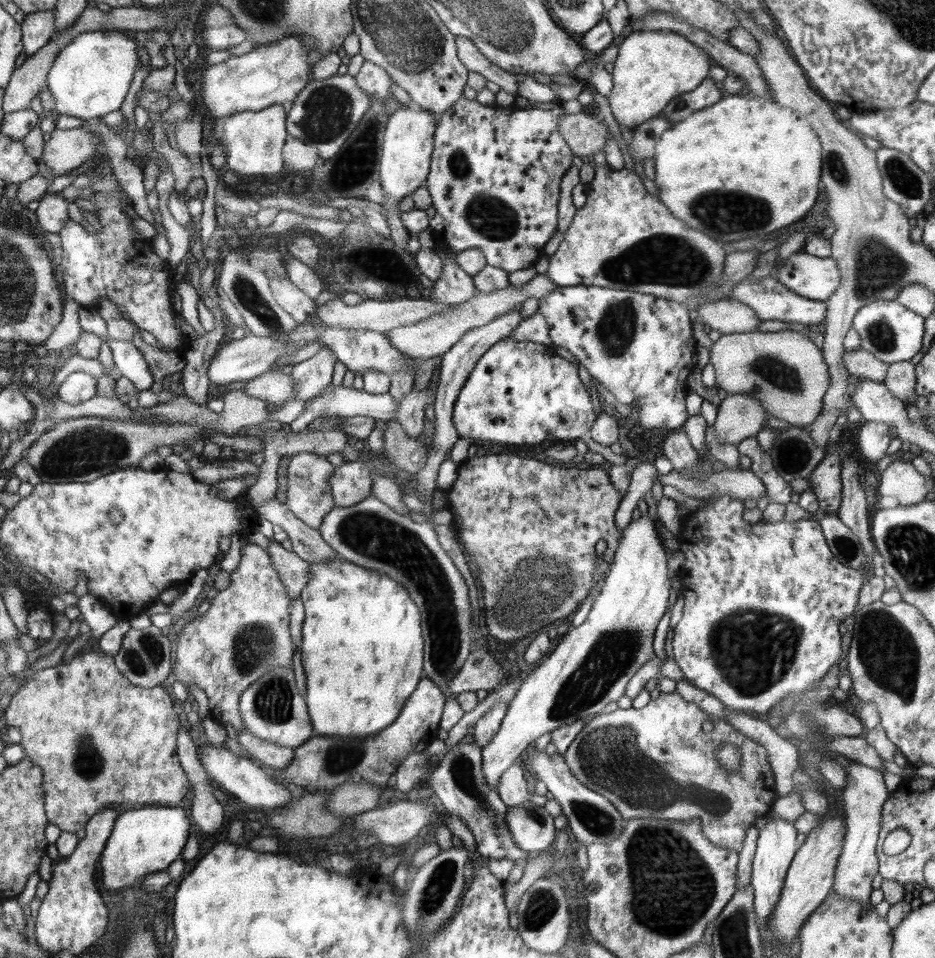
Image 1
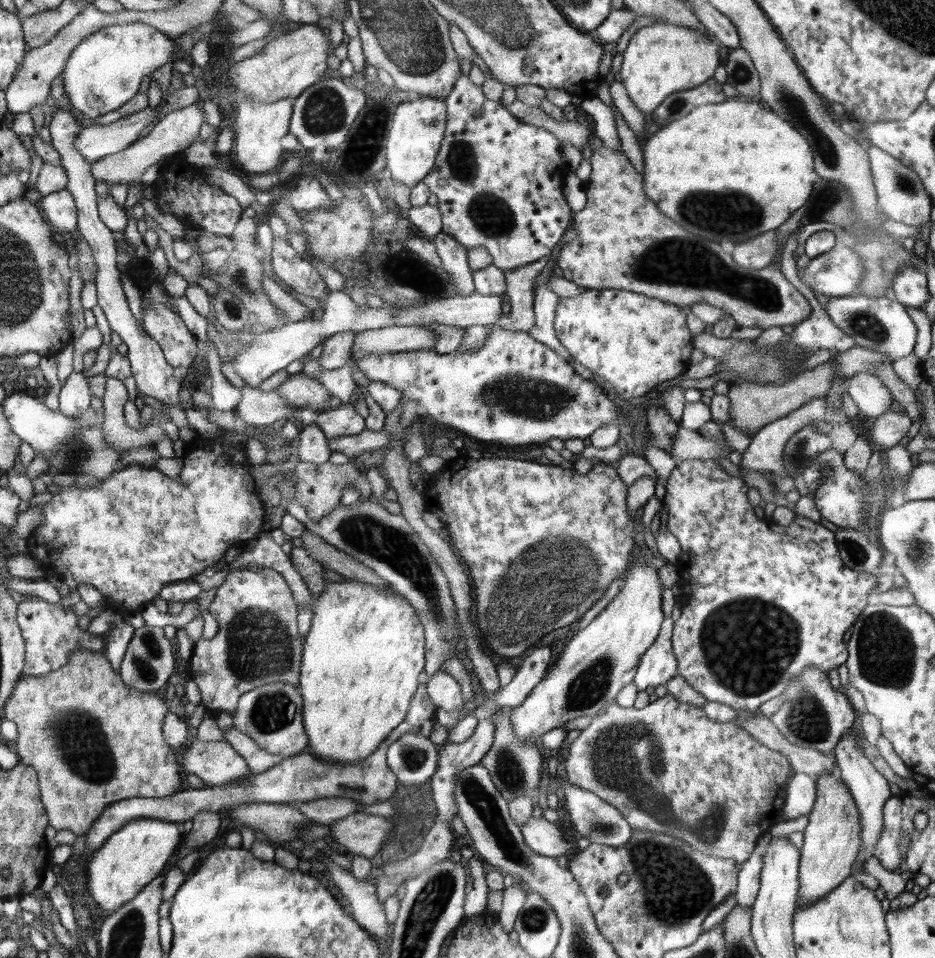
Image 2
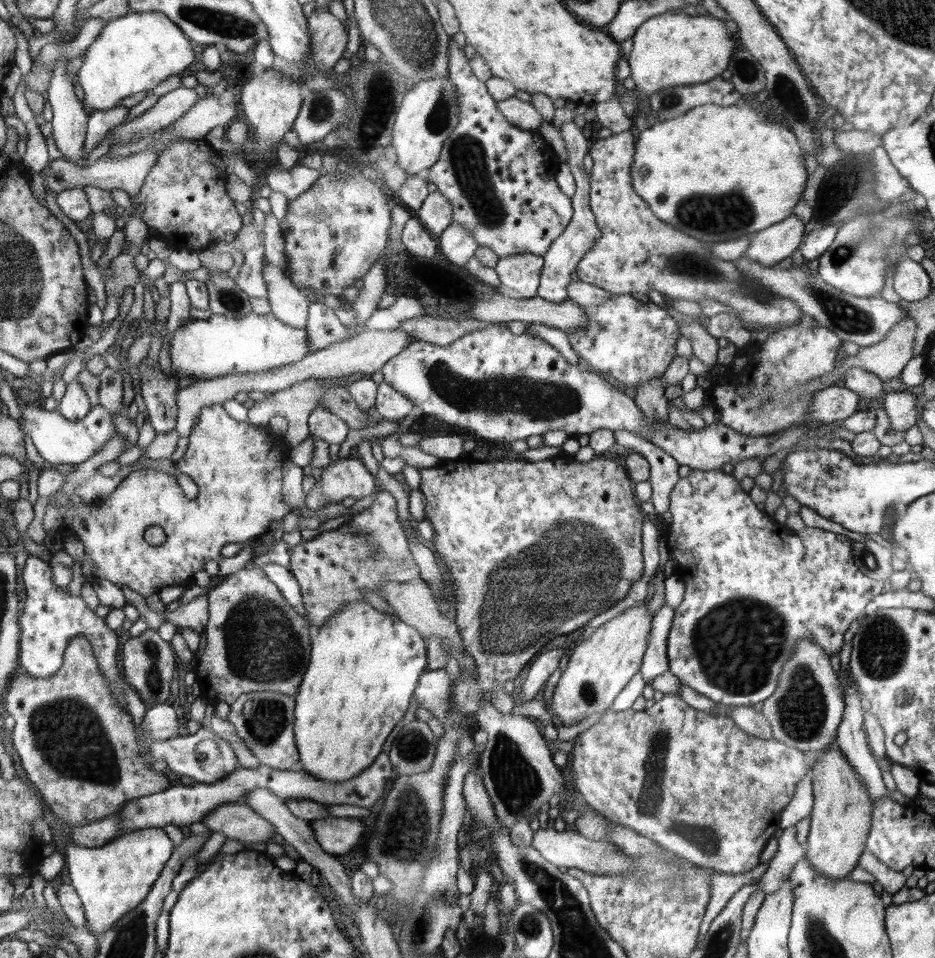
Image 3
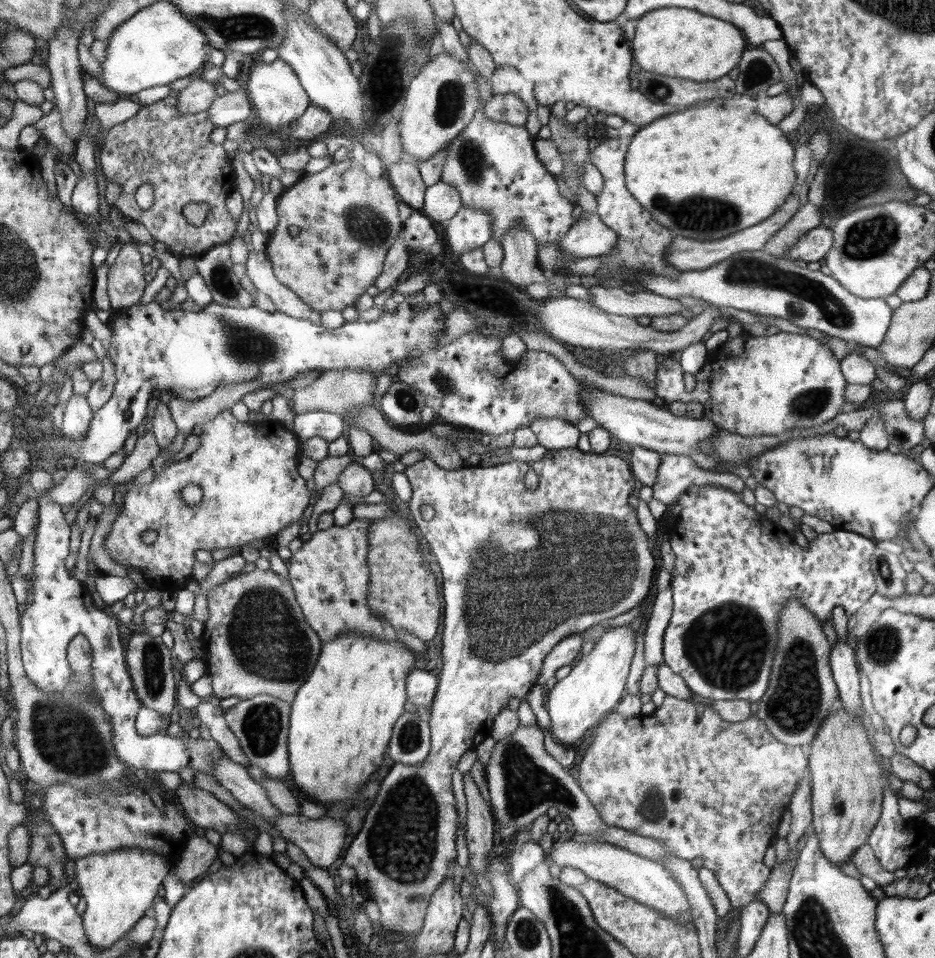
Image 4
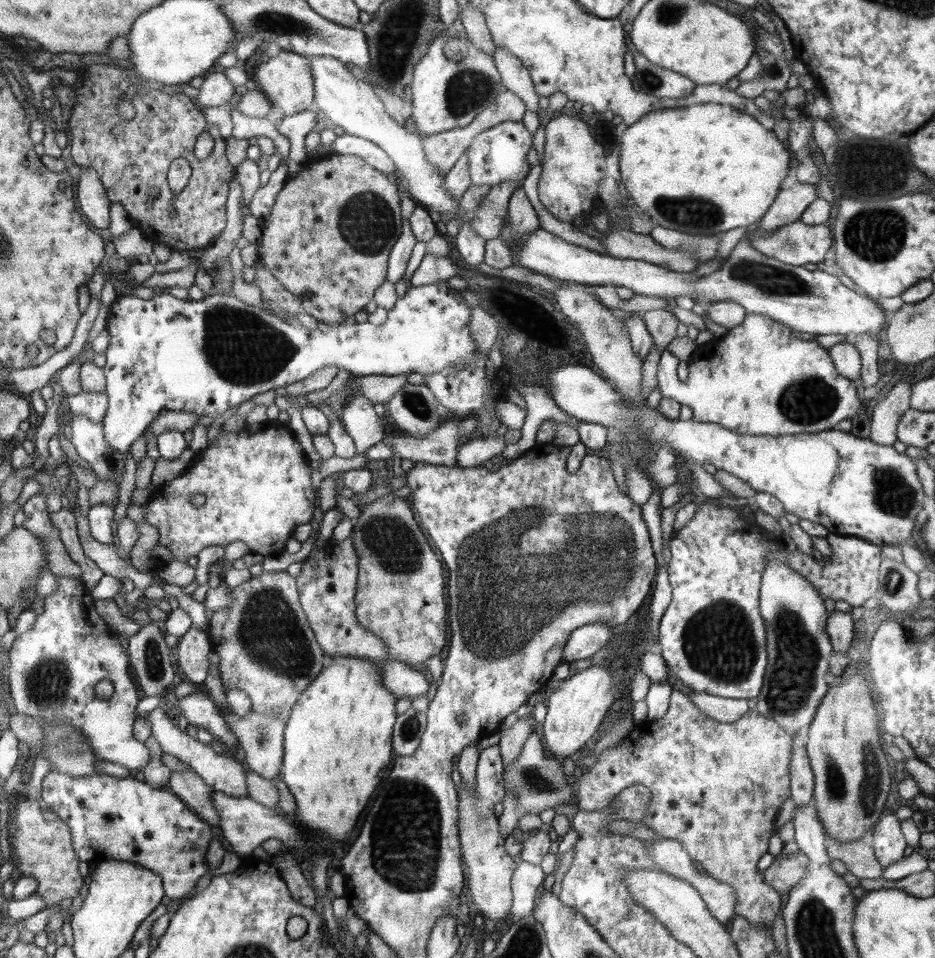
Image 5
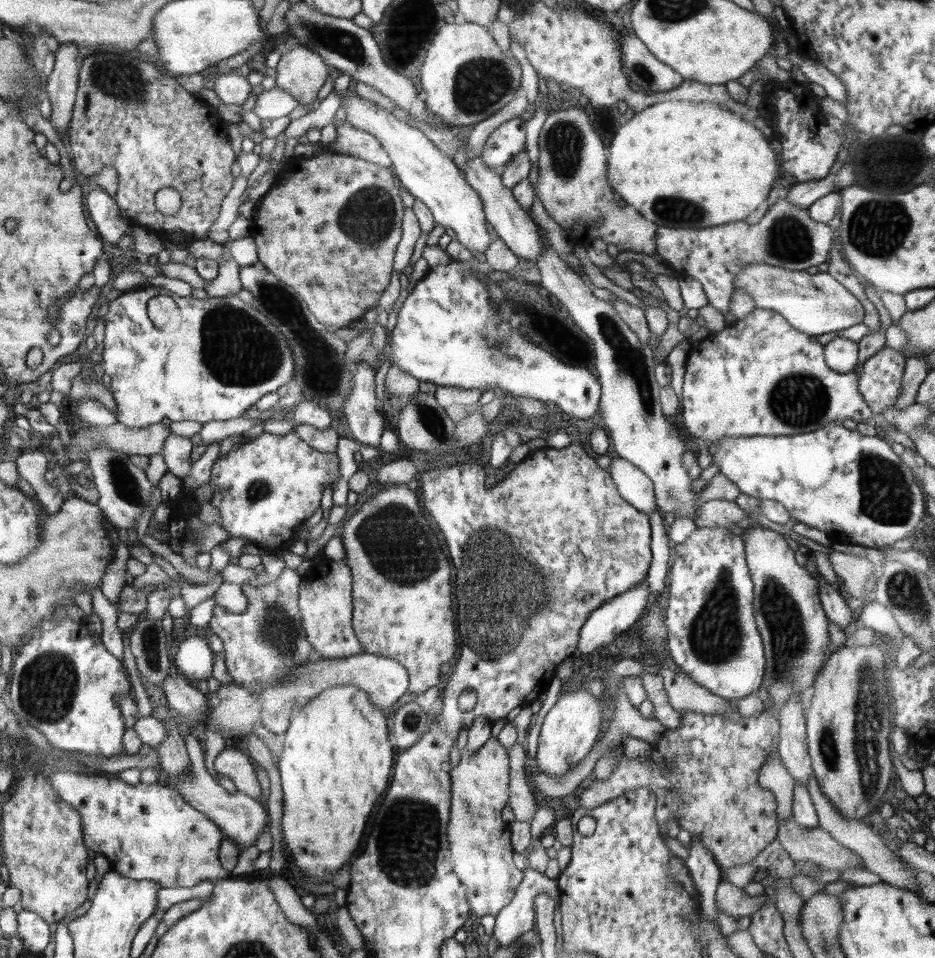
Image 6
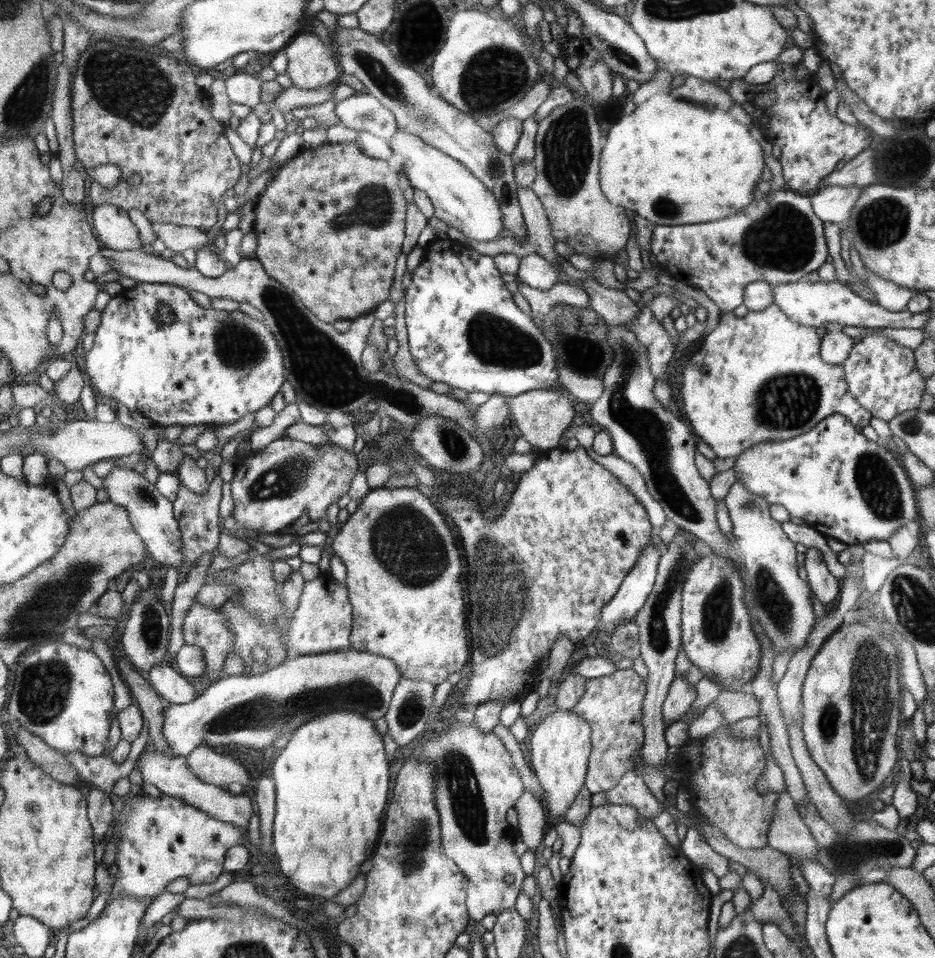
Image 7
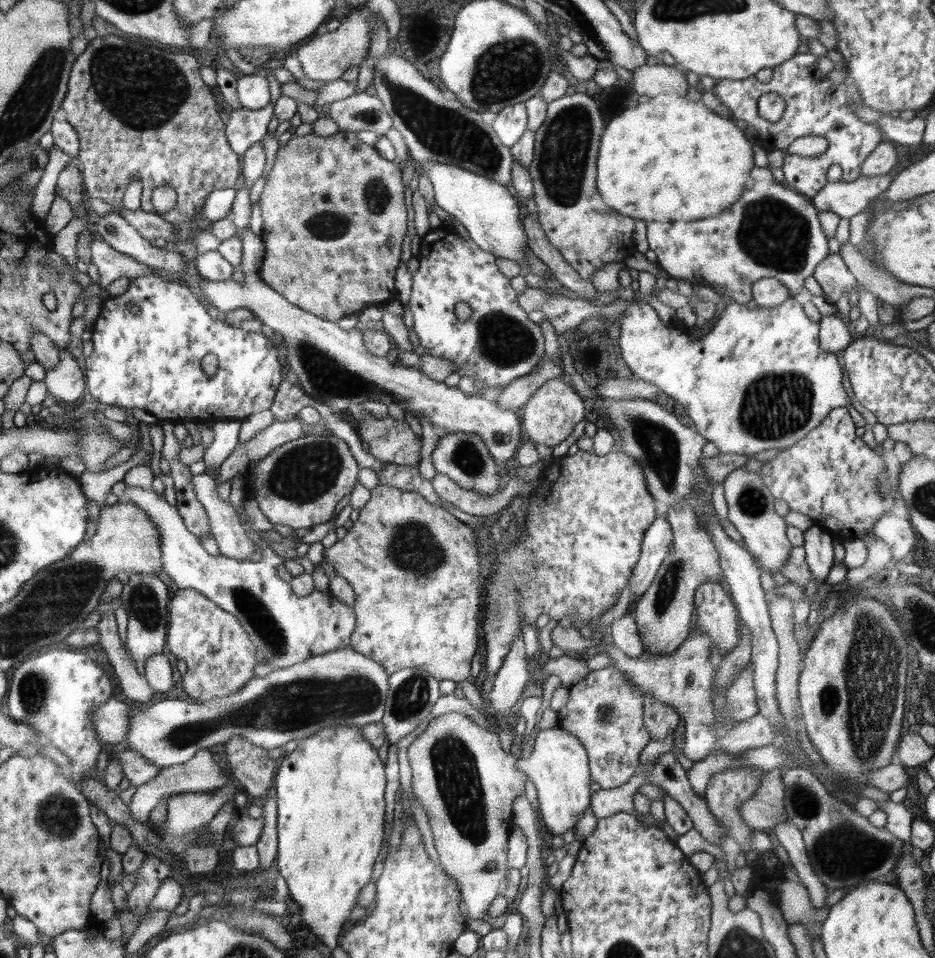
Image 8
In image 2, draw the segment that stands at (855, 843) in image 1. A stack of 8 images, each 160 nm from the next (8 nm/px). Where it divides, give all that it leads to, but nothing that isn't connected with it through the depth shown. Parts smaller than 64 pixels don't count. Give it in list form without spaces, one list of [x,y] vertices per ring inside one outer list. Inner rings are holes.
[[[852,728],[842,736],[835,747],[834,754],[838,768],[841,770],[841,780],[848,787],[860,815],[861,849],[864,849],[864,854],[866,854],[862,859],[863,868],[865,860],[874,854],[874,847],[877,845],[884,824],[883,806],[893,794],[890,793],[889,782],[886,777],[882,776],[866,758],[866,755],[862,754],[862,748],[858,744],[859,740]]]

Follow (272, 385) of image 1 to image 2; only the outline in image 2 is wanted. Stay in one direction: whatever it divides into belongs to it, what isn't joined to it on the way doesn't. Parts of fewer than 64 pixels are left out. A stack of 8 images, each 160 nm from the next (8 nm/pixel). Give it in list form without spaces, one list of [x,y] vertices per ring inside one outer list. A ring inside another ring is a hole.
[[[299,372],[288,377],[277,389],[286,402],[290,403],[294,409],[307,407],[318,411],[330,400],[331,394],[323,384]]]

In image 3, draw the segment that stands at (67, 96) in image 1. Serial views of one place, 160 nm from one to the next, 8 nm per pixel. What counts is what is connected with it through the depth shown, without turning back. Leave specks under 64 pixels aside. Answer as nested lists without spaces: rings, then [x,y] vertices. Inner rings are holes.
[[[131,10],[125,16],[105,23],[102,32],[87,48],[83,63],[78,71],[76,86],[82,101],[91,110],[106,110],[116,103],[138,92],[152,90],[172,74],[179,75],[194,62],[191,40],[166,15],[158,11],[136,12]]]

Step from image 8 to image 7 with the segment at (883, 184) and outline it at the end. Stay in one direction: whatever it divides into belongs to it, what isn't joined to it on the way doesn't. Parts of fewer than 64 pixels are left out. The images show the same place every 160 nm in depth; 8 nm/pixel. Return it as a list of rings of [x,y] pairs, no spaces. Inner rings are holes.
[[[830,186],[822,188],[816,194],[809,197],[811,206],[816,216],[823,223],[839,223],[845,225],[848,223],[850,213],[854,209],[854,203],[860,197],[860,188],[856,186]]]

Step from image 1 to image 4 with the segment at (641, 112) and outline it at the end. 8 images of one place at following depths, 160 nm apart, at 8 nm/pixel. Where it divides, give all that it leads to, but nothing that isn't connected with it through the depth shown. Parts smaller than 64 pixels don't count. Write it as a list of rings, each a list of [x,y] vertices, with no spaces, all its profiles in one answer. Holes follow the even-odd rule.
[[[684,7],[646,11],[635,27],[631,42],[634,65],[639,70],[703,83],[726,76],[749,47],[743,32],[731,22]]]

